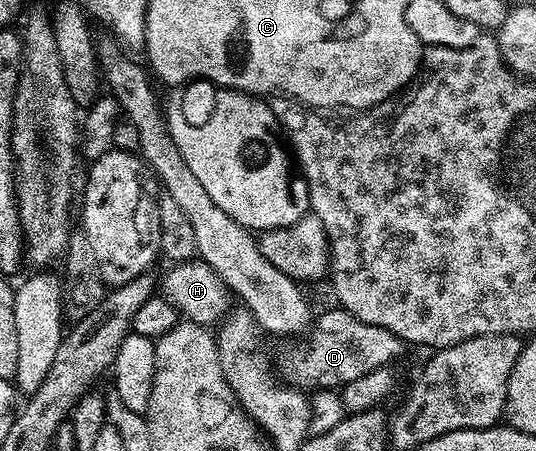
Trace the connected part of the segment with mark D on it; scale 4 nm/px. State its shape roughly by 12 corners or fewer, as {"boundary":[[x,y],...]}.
{"boundary":[[347,310],[313,319],[281,377],[341,388],[396,363],[404,343]]}

